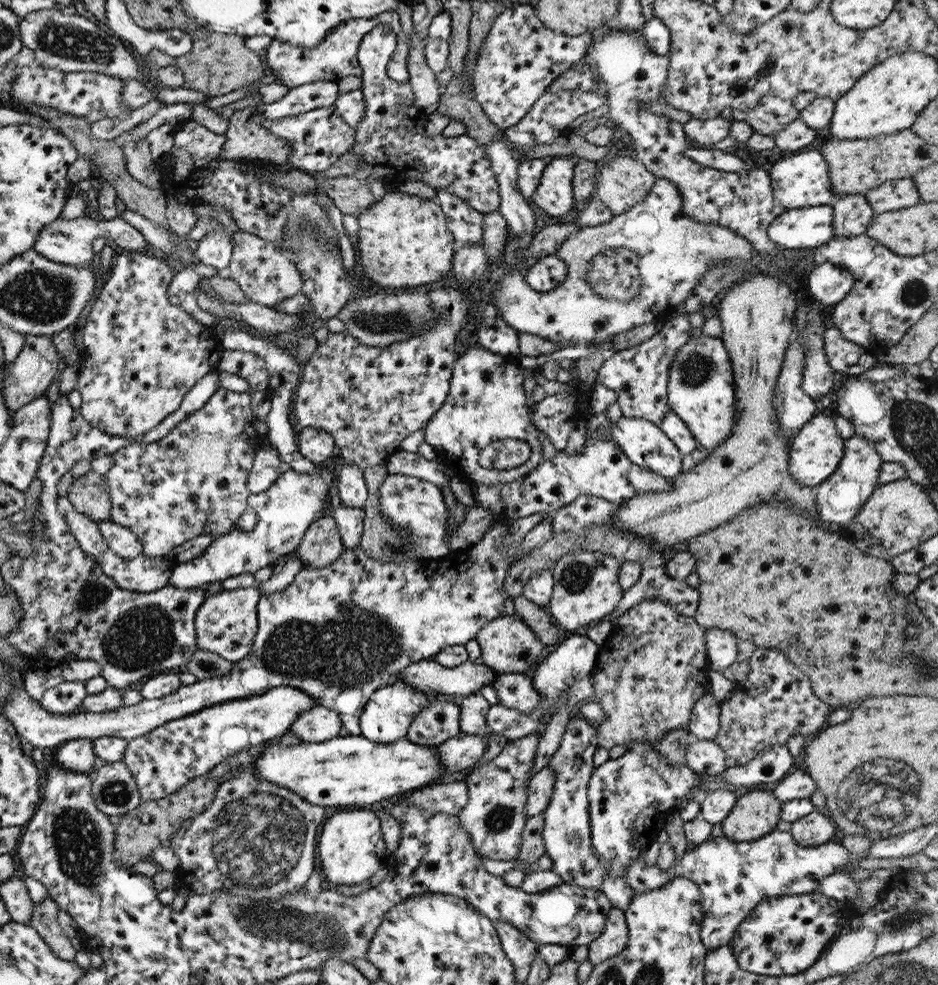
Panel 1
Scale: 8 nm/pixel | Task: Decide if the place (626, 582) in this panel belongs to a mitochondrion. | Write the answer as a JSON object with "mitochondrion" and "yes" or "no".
{"mitochondrion":"no"}

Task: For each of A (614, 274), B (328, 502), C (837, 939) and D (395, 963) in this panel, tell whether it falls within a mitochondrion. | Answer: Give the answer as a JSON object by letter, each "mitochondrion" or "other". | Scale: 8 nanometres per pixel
{"A":"mitochondrion","B":"other","C":"other","D":"other"}

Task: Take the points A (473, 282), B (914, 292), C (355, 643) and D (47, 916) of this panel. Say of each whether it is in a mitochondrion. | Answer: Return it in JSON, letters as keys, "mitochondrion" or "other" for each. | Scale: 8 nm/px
{"A":"other","B":"mitochondrion","C":"mitochondrion","D":"other"}

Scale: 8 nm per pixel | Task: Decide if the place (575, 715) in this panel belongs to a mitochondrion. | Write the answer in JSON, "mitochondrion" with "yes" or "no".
{"mitochondrion":"no"}

